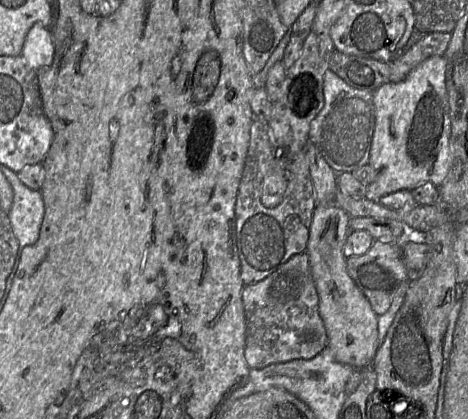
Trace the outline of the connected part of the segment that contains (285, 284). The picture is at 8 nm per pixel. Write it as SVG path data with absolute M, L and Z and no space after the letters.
M307 252L291 257L265 279L249 284L242 291L246 319L244 356L250 369L297 359L311 359L328 345L319 314L319 297Z

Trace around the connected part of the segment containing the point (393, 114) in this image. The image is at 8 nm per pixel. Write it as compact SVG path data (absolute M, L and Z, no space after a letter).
M432 56L416 66L400 82L388 82L373 91L376 124L372 138L369 165L376 171L376 178L367 185L365 198L372 201L398 190L413 190L427 182L440 187L447 178L452 165L450 148L451 119L446 90L445 56Z

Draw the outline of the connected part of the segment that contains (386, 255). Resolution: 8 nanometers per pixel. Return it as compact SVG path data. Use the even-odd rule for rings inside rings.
M375 240L364 254L353 255L346 259L346 263L349 275L378 316L389 309L397 295L407 292L411 277L403 262L401 244L398 241Z

